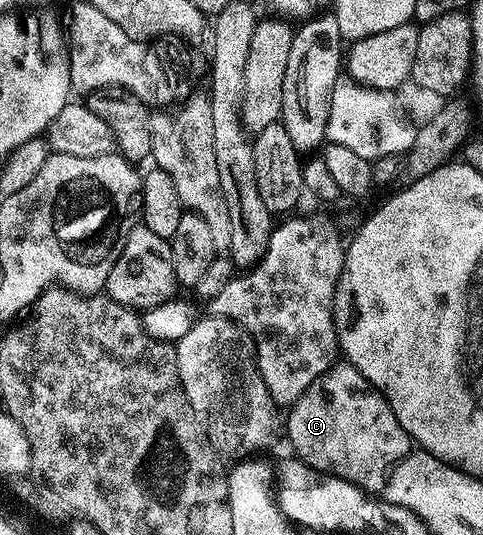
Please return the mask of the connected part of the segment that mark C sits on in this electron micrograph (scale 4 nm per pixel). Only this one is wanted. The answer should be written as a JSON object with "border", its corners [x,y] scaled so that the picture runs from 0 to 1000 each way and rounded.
{"border":[[[716,675],[687,679],[673,697],[665,697],[665,705],[656,705],[656,712],[648,712],[648,720],[640,720],[640,727],[631,727],[631,735],[623,735],[619,748],[592,776],[594,821],[611,834],[609,849],[648,877],[718,895],[754,921],[791,920],[801,903],[803,877],[855,841],[851,815],[839,809],[830,787],[822,787],[793,733],[783,731],[756,705],[747,705],[743,692]]]}

